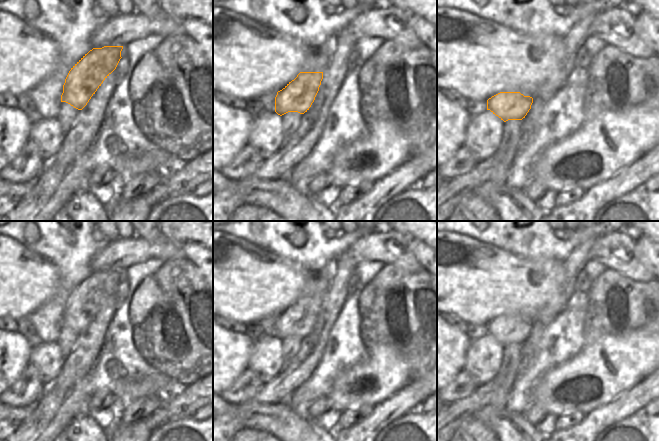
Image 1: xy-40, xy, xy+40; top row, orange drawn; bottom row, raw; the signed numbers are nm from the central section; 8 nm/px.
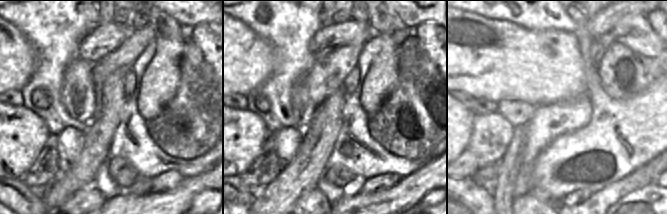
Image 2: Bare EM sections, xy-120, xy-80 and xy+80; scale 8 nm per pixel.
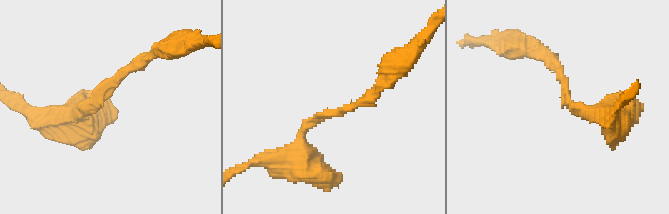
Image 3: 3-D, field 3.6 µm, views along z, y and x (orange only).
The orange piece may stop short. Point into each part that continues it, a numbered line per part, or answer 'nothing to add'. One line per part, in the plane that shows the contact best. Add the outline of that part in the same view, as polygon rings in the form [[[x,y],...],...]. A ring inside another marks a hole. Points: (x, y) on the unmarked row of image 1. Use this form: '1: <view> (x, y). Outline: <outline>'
nothing to add

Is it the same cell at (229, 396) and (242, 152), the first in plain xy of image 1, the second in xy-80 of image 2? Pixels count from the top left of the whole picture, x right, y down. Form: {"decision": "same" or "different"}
{"decision": "different"}

